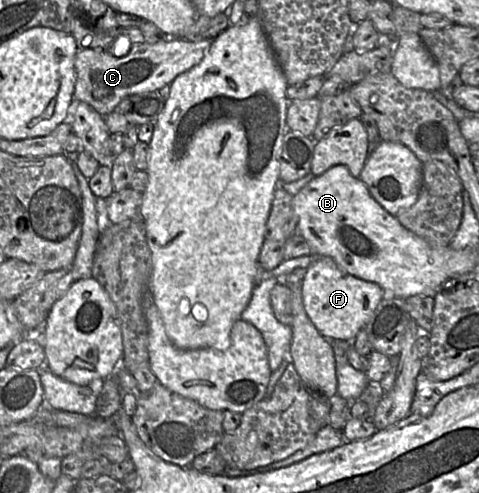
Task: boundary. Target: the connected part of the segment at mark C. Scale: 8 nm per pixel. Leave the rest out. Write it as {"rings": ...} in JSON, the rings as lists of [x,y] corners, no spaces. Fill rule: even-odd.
{"rings":[[[164,38],[155,43],[142,43],[131,48],[121,57],[114,56],[103,48],[79,49],[75,57],[76,83],[74,98],[85,102],[102,116],[113,112],[119,102],[131,94],[158,91],[171,82],[181,73],[199,64],[213,39],[187,40],[184,38]]]}

